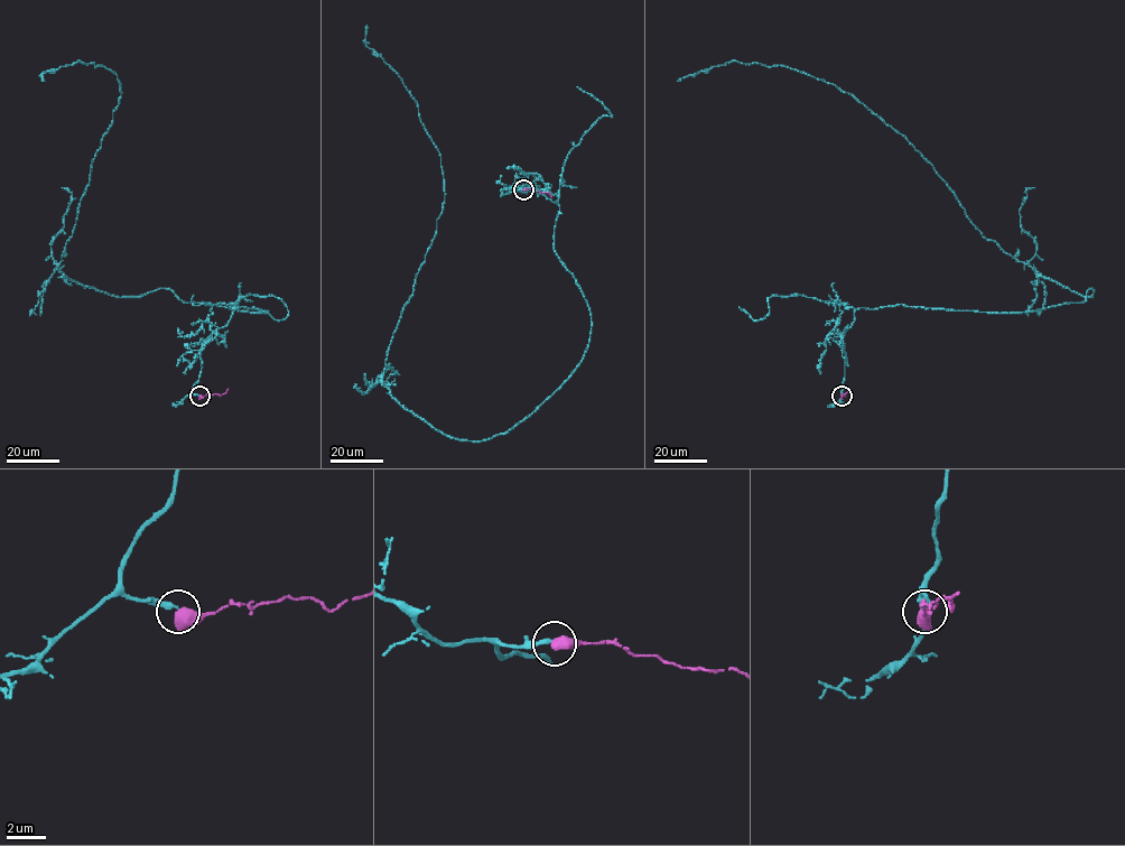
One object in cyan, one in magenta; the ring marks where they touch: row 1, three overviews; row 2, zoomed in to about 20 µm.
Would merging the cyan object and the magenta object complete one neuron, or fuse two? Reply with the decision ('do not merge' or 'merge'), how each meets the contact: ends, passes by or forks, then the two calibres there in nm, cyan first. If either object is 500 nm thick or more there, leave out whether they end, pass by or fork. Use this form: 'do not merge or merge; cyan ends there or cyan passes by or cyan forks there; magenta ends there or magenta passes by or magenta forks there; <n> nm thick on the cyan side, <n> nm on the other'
merge; 240 nm thick on the cyan side, 650 nm on the other

